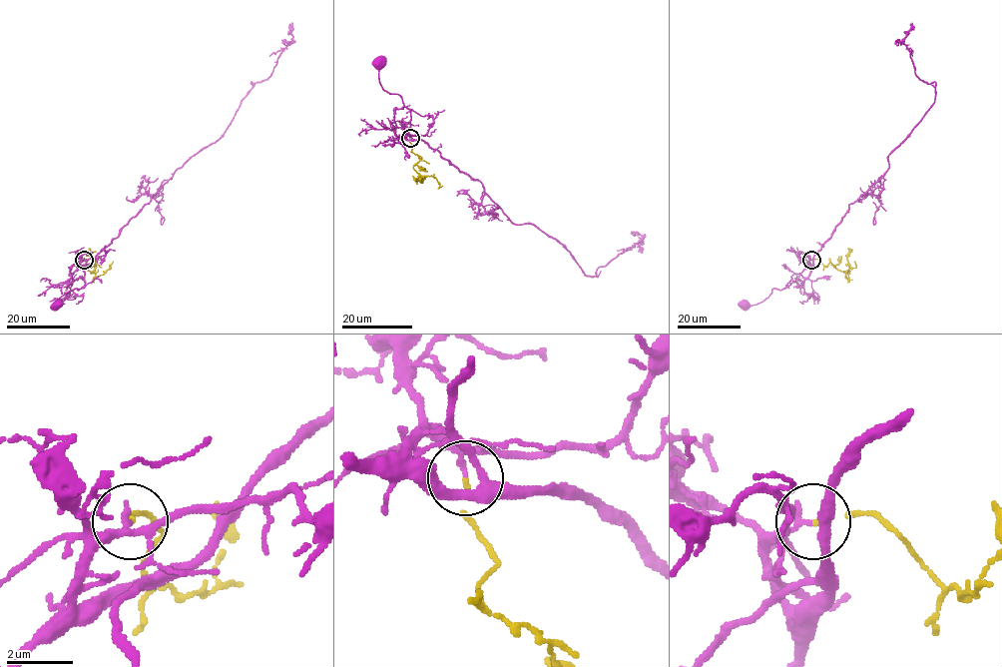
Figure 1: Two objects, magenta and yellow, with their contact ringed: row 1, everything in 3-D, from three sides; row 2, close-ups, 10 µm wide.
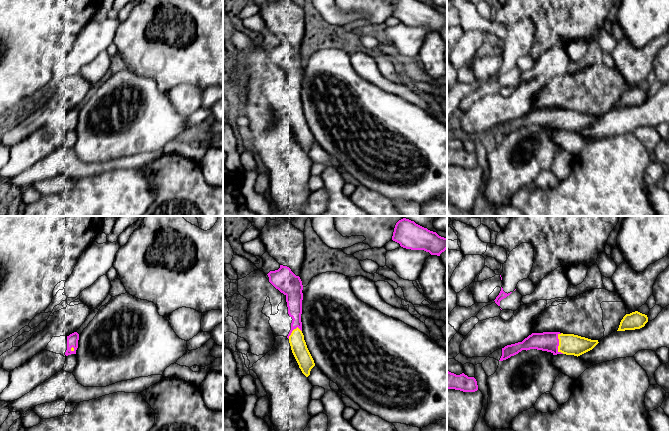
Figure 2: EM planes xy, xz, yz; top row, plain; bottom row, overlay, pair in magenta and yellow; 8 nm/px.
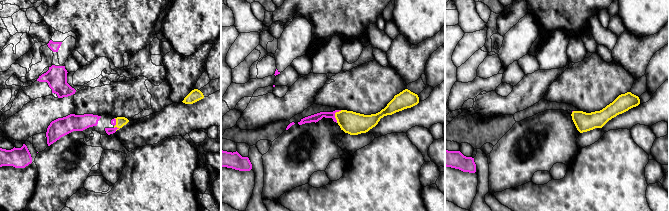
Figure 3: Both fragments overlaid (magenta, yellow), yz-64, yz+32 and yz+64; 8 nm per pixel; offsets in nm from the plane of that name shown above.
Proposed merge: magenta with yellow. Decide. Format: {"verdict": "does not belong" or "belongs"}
{"verdict": "belongs"}

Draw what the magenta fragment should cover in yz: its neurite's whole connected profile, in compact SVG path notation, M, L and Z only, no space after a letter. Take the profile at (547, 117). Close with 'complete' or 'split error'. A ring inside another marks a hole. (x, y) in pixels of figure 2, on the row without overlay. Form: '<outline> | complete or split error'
M560 108L532 109L522 118L502 124L502 132L499 137L506 136L522 126L530 125L551 128L553 131L566 130L578 133L592 126L598 119L598 116L591 116L574 110Z | split error

